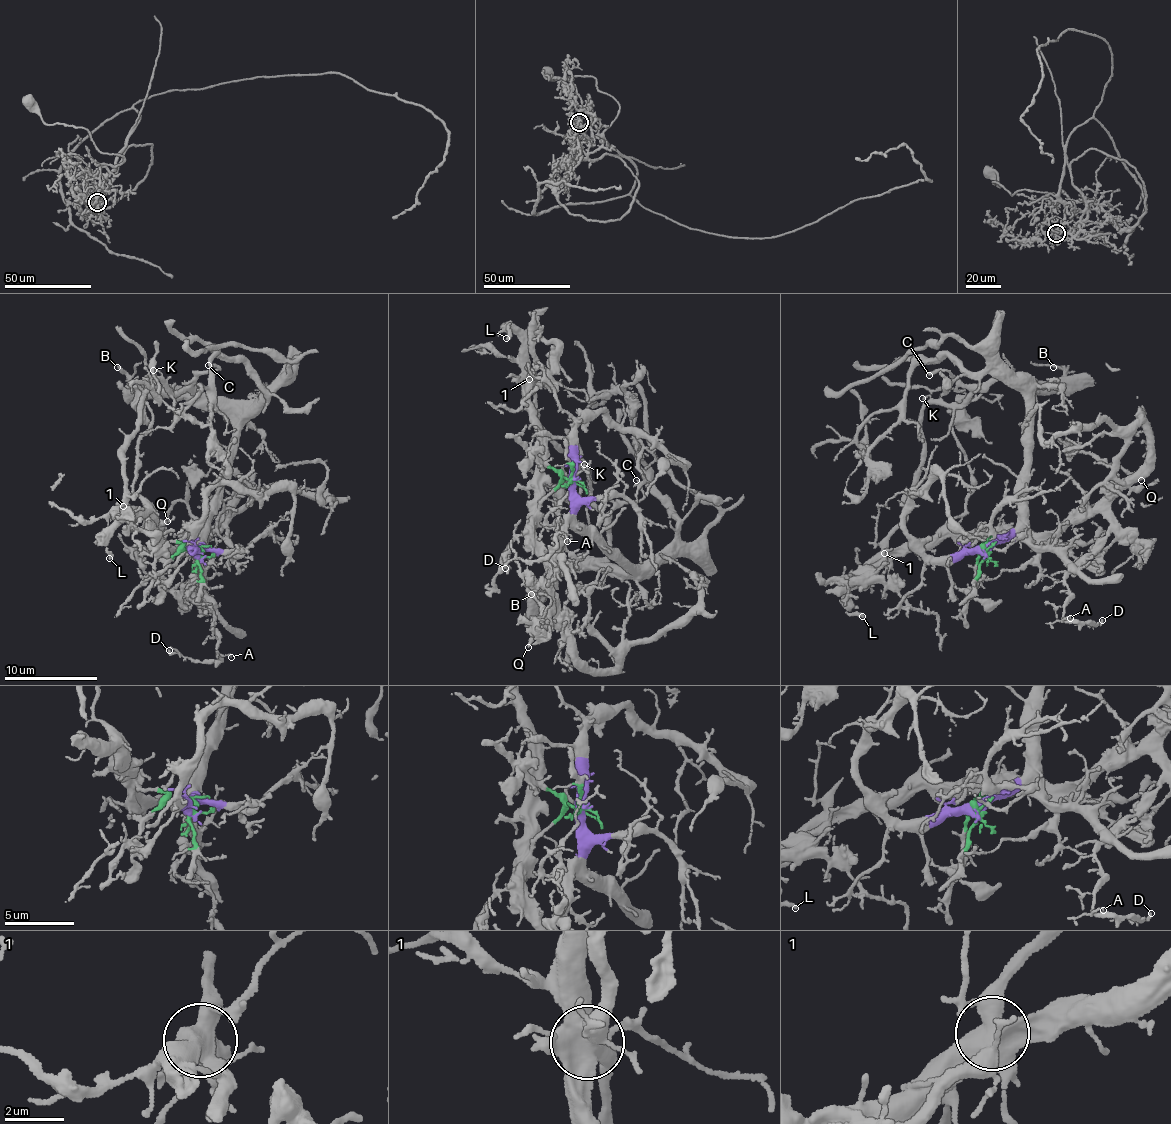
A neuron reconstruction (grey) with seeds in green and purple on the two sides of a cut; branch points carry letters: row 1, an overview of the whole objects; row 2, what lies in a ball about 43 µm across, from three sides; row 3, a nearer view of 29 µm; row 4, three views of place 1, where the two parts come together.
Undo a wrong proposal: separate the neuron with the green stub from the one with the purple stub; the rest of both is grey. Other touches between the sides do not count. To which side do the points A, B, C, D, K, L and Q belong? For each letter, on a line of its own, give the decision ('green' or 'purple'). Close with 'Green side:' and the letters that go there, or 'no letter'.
A: green
B: purple
C: purple
D: green
K: purple
L: green
Q: green
Green side: A, D, L, Q

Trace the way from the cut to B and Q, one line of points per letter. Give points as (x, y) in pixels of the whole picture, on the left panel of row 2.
B: (199, 554), (234, 422), (220, 409), (204, 411), (173, 395), (150, 396), (131, 383), (131, 377), (117, 367)
Q: (199, 554), (196, 549), (160, 541), (172, 552), (190, 543), (191, 510), (183, 502), (173, 502), (166, 520)

